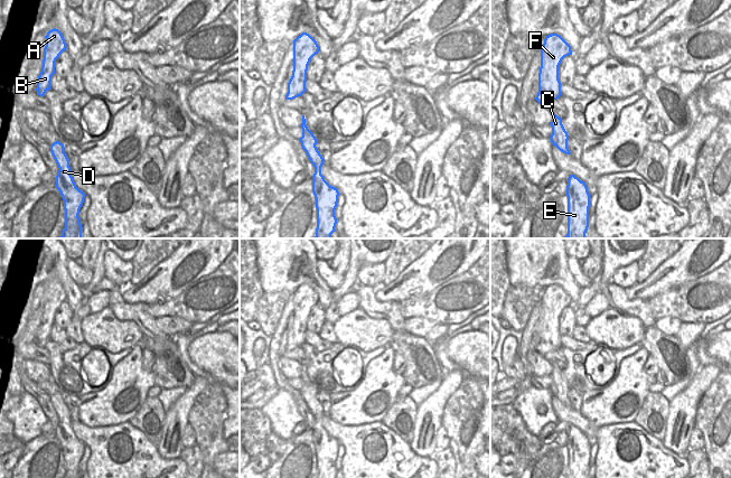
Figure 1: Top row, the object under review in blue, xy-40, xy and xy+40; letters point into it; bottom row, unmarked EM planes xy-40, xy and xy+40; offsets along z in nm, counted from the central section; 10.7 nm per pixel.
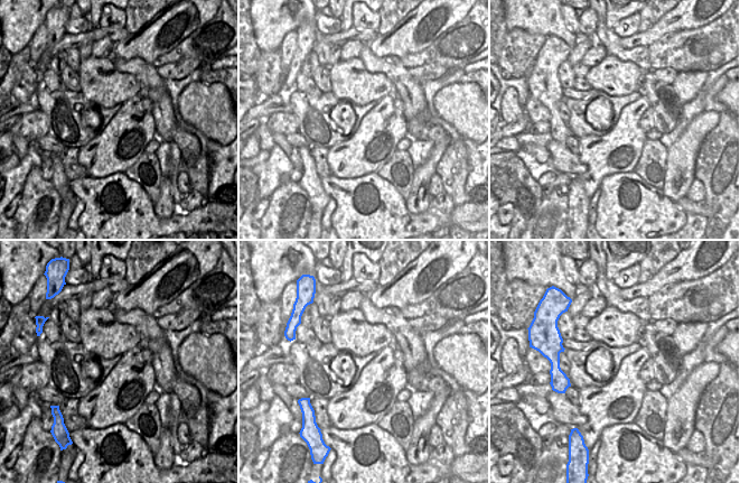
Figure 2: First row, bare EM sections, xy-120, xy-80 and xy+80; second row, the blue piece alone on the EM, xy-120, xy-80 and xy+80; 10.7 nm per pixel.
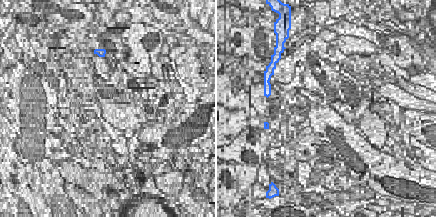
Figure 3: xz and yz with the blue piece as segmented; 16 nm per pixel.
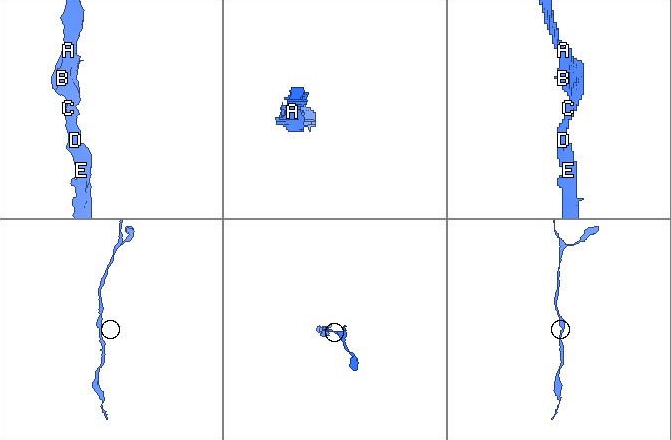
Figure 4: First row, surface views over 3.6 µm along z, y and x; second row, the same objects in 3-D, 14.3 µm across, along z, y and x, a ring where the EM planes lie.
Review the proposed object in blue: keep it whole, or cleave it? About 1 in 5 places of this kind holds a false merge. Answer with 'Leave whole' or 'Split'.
Leave whole.

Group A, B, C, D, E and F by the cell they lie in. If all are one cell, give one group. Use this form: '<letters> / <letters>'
A B C D E F

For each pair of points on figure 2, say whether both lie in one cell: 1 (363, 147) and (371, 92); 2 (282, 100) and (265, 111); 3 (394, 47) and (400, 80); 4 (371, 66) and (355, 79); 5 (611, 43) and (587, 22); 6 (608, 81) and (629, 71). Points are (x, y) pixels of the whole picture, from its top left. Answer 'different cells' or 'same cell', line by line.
1: different cells
2: same cell
3: different cells
4: different cells
5: different cells
6: same cell

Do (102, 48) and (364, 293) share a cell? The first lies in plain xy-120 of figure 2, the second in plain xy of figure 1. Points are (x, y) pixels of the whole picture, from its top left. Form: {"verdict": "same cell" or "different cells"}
{"verdict": "different cells"}

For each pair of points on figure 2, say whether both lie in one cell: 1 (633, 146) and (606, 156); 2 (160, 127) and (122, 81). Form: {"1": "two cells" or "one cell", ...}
{"1": "one cell", "2": "two cells"}

